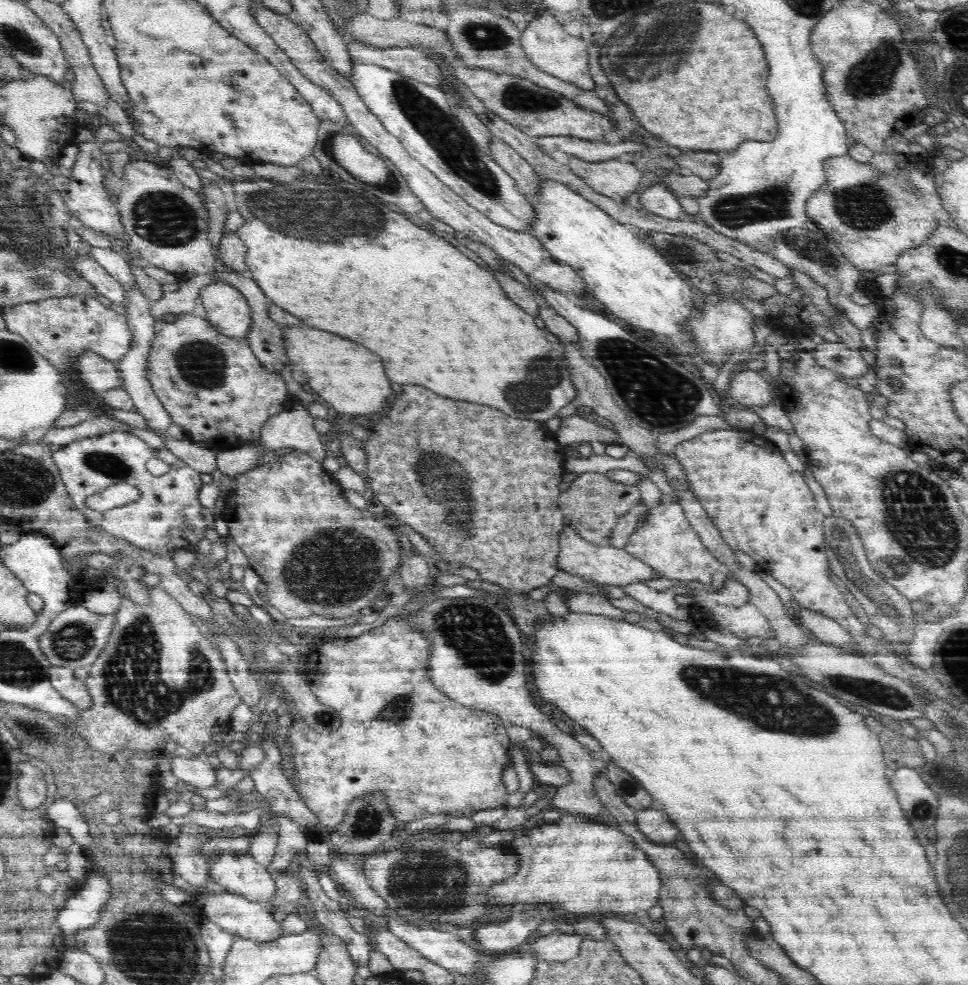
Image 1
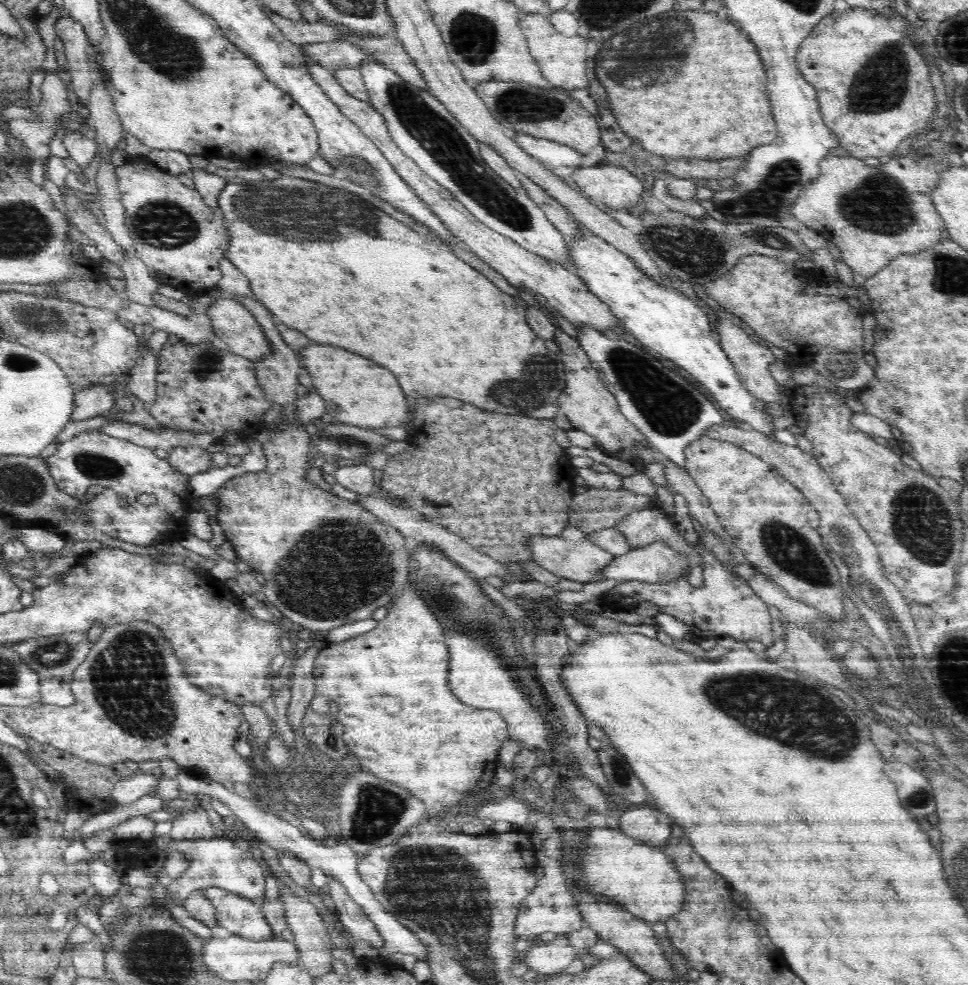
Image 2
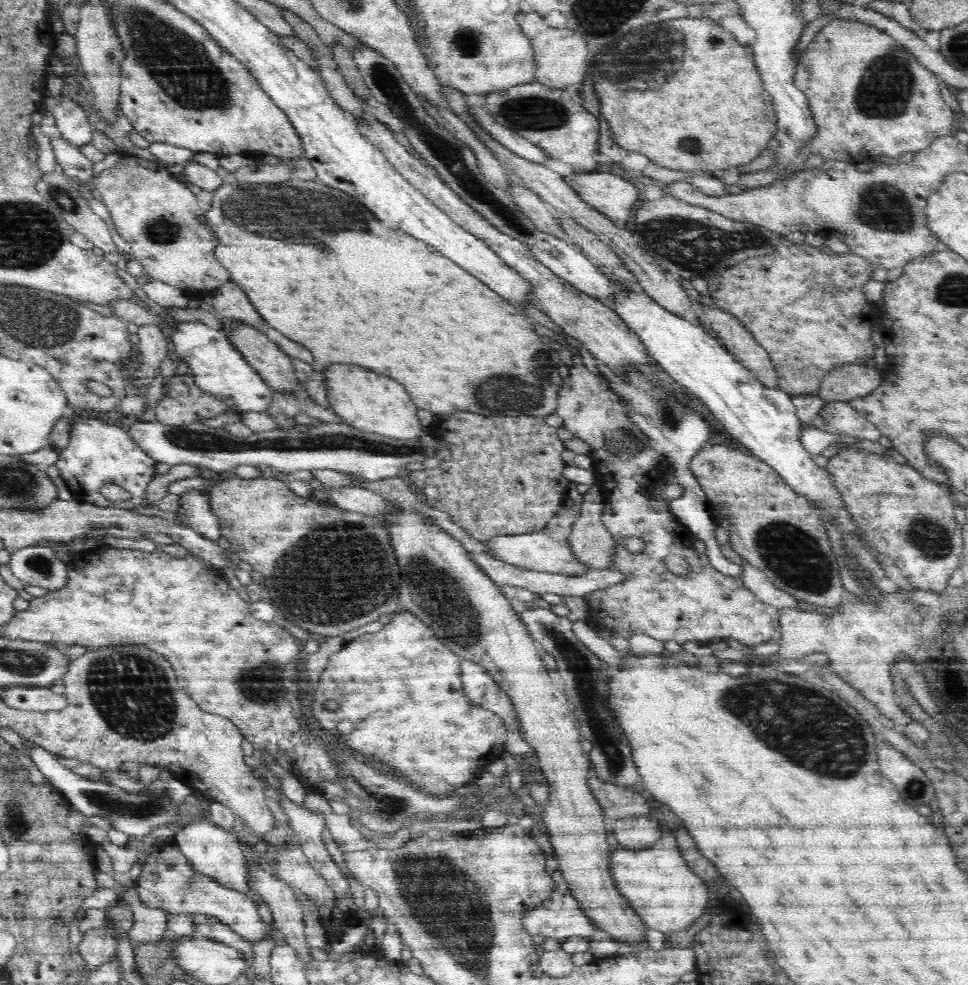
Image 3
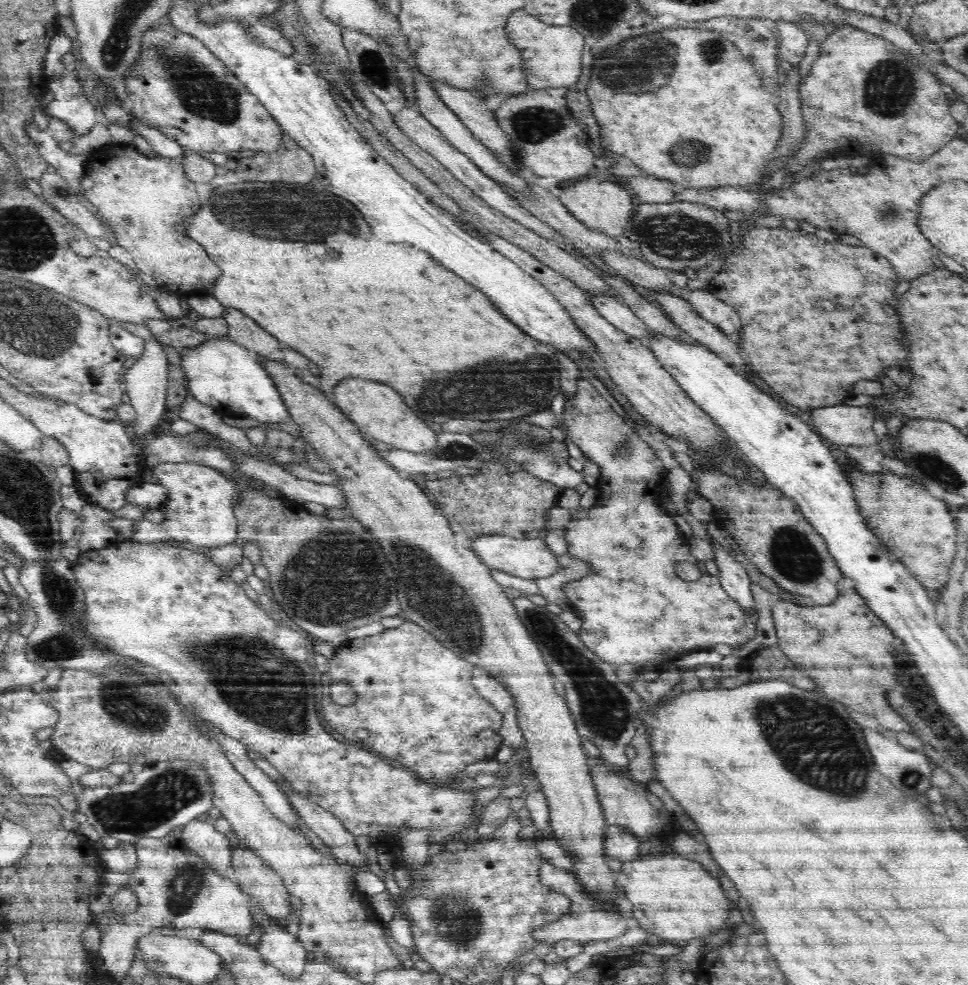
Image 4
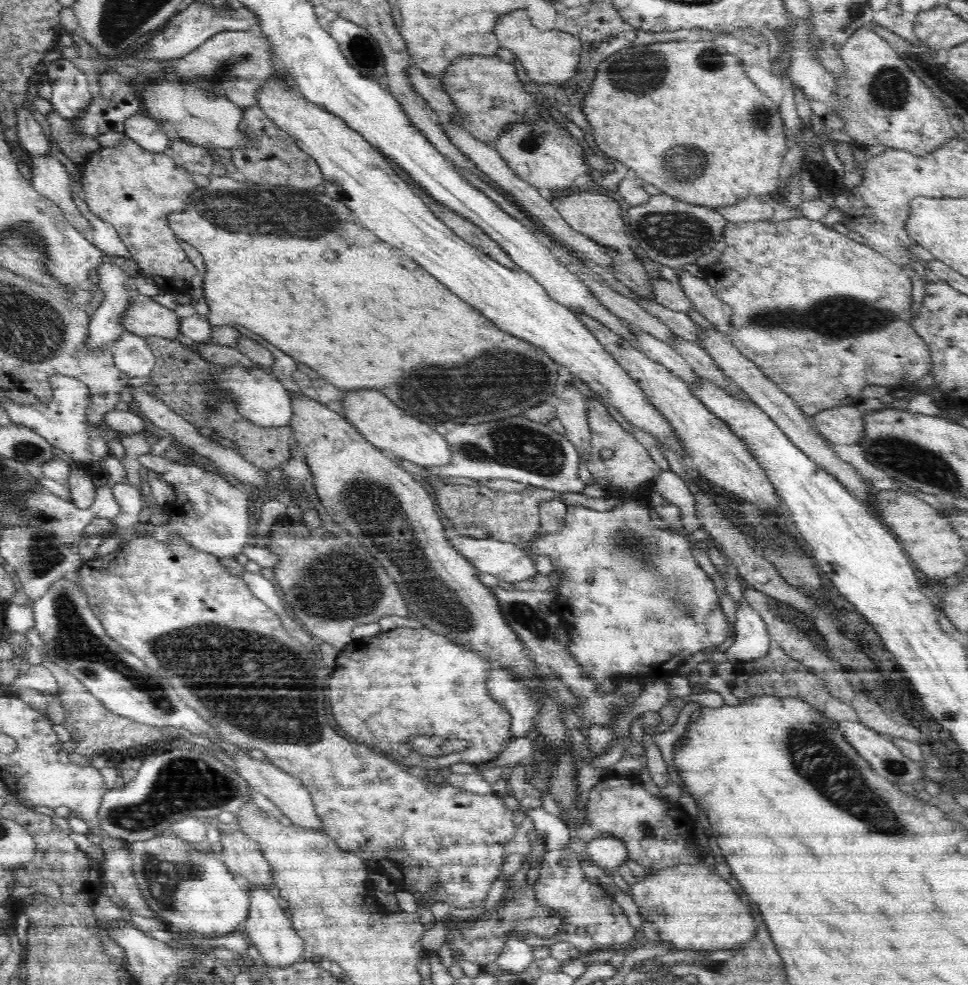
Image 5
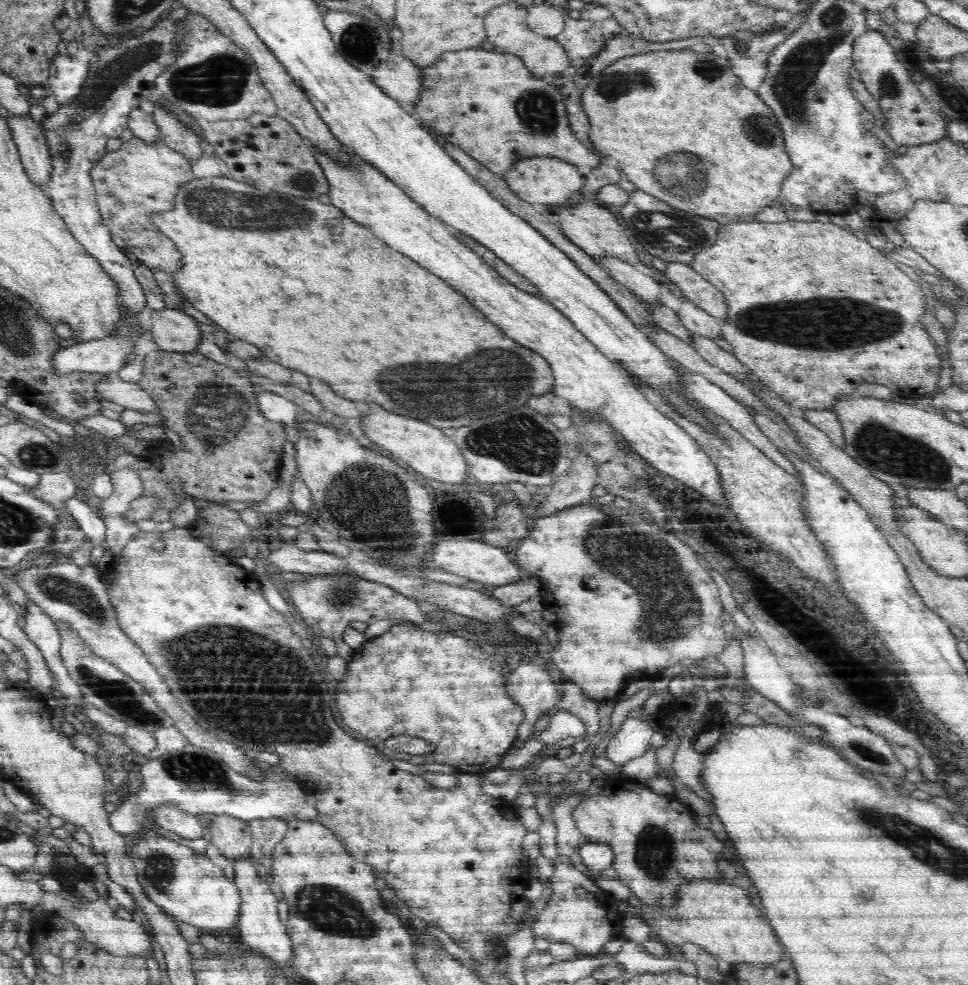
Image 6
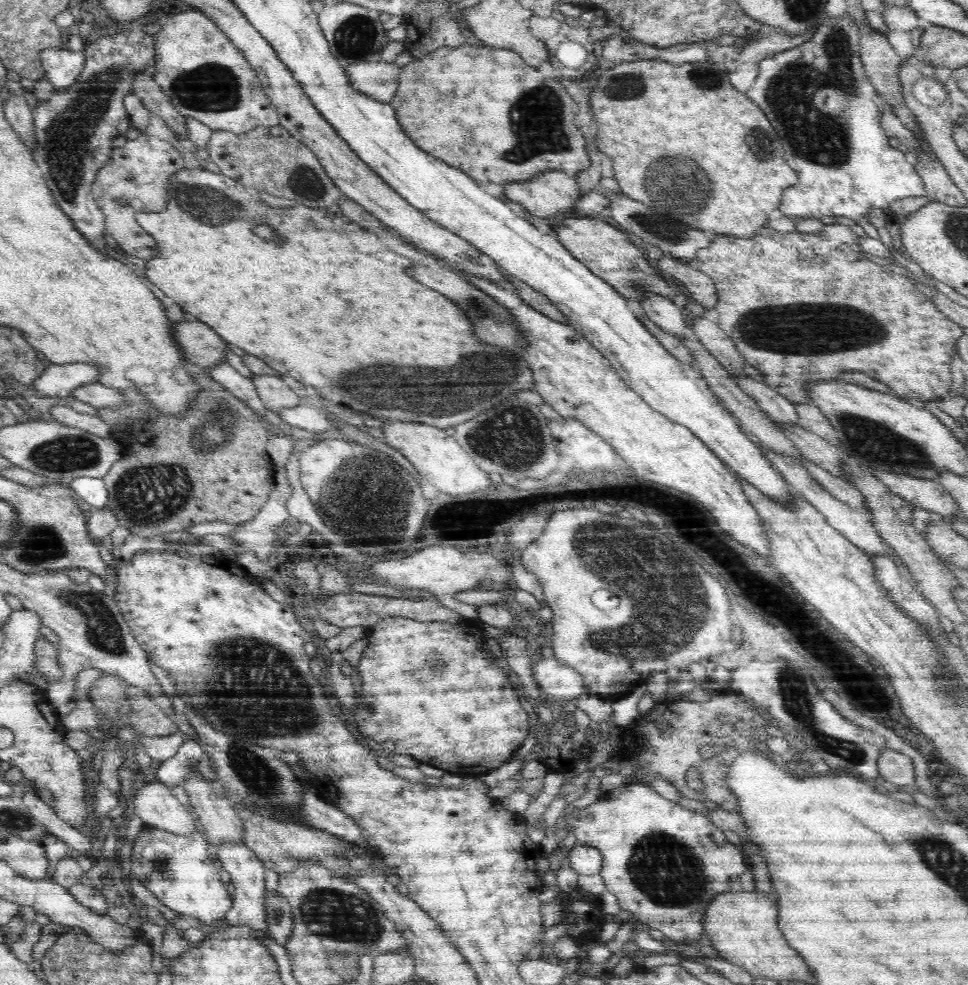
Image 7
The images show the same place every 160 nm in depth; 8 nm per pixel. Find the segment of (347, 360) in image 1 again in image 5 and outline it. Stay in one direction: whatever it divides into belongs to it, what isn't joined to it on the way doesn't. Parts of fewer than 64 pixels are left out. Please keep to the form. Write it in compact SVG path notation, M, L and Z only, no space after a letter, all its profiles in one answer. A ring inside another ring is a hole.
M360 390L360 392L344 392L341 396L342 411L352 426L356 427L364 438L376 448L380 448L394 456L400 456L423 468L432 468L447 464L452 460L450 445L444 436L429 424L416 420L407 411L390 402L378 390Z

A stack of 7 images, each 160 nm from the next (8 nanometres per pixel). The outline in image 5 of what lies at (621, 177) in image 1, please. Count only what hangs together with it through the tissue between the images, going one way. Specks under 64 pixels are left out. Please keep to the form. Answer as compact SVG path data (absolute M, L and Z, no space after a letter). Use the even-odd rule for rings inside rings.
M592 192L574 193L574 196L562 197L556 200L550 197L551 205L561 214L561 217L574 229L584 236L591 238L601 246L617 250L625 255L630 254L630 239L624 233L624 222L620 216L620 206L610 196L592 194Z

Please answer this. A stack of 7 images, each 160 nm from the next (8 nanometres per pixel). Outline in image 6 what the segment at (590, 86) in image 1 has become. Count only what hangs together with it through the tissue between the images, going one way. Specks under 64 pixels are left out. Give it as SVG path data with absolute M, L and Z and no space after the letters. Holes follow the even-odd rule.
M516 3L492 8L486 14L483 22L487 30L488 41L493 45L496 44L498 48L504 48L504 53L513 54L513 56L520 58L533 76L540 79L545 79L548 74L560 77L571 68L571 60L566 48L556 39L552 40L535 34L527 25L526 17L527 7Z

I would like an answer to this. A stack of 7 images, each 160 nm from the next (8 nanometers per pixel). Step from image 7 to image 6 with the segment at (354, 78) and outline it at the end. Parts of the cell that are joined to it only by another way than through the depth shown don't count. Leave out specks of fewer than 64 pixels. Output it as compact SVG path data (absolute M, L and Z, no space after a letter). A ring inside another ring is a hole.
M402 54L390 56L381 62L370 75L375 85L382 87L396 101L418 102L422 73L412 60Z

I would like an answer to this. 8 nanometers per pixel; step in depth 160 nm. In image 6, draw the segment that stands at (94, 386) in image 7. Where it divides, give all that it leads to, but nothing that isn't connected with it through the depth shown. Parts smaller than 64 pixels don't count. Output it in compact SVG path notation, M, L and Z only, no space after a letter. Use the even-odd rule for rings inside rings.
M111 376L108 380L100 382L98 391L100 391L100 398L124 408L142 412L159 412L148 391L137 383L123 381L119 376Z

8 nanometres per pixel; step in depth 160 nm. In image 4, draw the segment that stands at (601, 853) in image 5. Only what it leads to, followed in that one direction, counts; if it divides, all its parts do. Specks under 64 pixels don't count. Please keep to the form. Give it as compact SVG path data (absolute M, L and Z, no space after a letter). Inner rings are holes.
M608 825L604 842L608 859L626 862L639 856L639 838L634 836L626 826Z

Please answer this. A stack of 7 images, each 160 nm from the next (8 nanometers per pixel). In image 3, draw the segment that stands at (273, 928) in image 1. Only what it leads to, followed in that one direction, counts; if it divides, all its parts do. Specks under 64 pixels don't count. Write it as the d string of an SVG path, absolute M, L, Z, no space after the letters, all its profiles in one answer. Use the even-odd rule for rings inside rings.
M173 842L166 846L158 843L152 852L139 859L143 862L143 868L134 886L144 906L159 908L168 914L210 914L251 942L264 939L266 933L271 930L270 926L260 919L255 898L226 888L210 875L194 871L188 863L188 858Z

